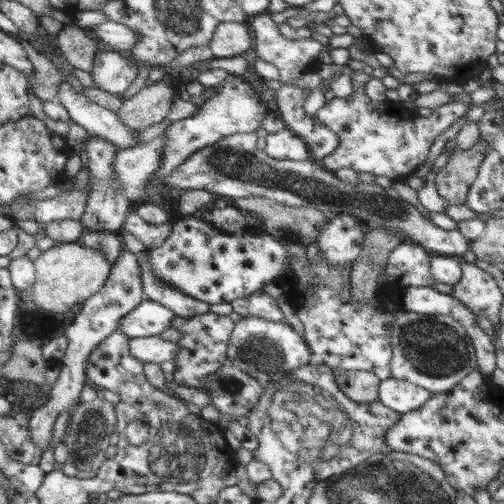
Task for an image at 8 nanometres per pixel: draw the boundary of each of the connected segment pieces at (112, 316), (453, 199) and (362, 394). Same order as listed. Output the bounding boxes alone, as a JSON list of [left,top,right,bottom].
[[32,248,144,450],[436,137,490,205],[331,368,380,404]]

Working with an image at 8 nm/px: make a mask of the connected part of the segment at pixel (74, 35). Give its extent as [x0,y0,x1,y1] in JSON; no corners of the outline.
[58,24,102,73]

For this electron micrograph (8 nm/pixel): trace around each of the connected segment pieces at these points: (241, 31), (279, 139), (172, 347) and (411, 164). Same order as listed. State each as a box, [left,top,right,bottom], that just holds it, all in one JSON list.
[[210,22,252,58],[266,126,311,161],[131,336,181,364],[316,70,468,182]]

